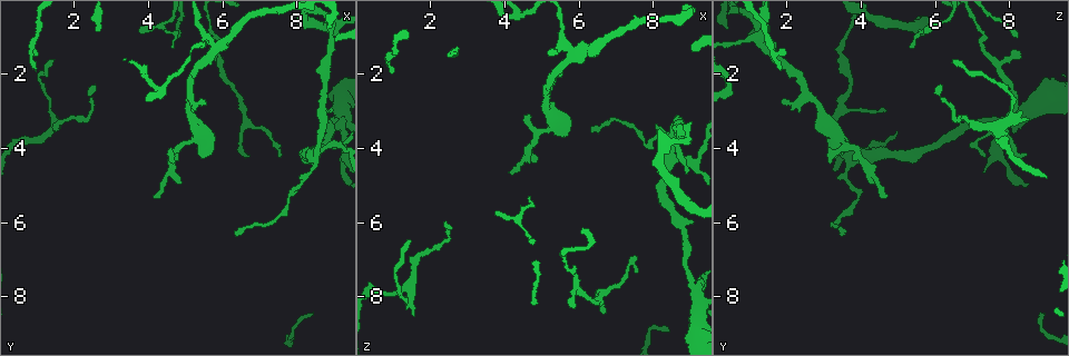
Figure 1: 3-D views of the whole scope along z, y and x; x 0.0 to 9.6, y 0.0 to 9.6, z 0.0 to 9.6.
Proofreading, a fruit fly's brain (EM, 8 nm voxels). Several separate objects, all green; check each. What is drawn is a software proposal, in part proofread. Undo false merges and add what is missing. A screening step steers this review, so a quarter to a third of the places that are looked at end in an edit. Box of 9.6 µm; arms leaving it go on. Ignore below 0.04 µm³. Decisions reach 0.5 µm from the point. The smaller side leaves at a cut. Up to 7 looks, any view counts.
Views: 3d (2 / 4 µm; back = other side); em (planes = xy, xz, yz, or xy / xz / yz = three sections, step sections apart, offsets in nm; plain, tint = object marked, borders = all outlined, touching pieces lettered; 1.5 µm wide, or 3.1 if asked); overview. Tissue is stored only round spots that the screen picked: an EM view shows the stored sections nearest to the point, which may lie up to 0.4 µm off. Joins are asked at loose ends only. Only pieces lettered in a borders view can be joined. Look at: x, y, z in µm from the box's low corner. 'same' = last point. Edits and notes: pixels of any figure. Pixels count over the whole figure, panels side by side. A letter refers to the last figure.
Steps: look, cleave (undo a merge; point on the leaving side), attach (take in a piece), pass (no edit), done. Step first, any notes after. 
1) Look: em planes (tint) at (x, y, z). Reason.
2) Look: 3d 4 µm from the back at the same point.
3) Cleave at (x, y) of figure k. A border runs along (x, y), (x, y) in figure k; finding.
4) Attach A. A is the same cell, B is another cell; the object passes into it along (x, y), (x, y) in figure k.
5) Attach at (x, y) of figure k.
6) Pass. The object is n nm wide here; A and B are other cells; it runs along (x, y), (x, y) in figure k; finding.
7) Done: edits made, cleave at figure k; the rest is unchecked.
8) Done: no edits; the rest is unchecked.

Look: em xz step 8 (borders) at (6.30, 6.20, 3.55). Branch stops here.

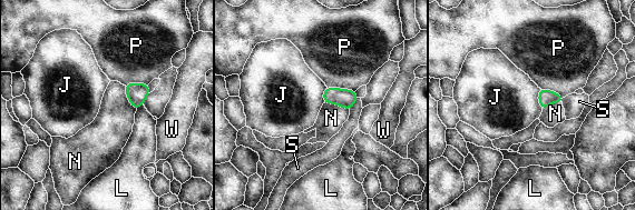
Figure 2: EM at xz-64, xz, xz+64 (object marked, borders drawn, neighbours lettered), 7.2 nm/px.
Look: em planes (borders) at the same point.

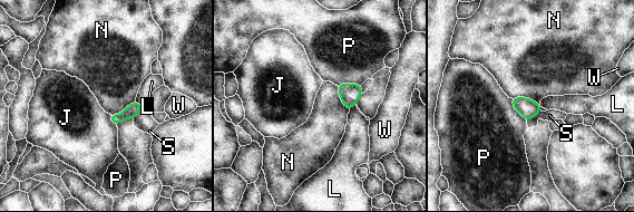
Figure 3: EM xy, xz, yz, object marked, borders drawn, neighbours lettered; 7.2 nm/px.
Pass. J, L, N, P, S and W are other cells; a border runs along (511, 97), (528, 97), (539, 105) in figure 3; none of them fits.

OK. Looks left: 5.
Look: 3d 4 µm at (5.45, 2.65, 1.80). Free end.

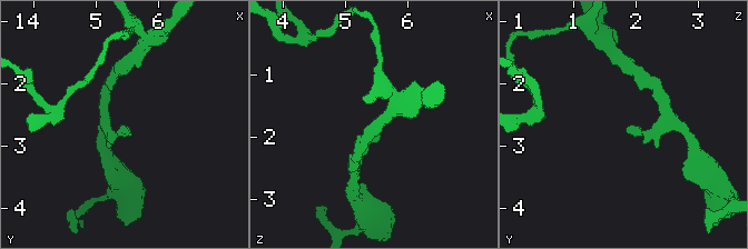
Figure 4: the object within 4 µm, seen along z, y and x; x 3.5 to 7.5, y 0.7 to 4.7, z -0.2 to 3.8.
Look: em 3.1 µm planes (plain) at (5.35, 2.75, 1.85). Now the EM.

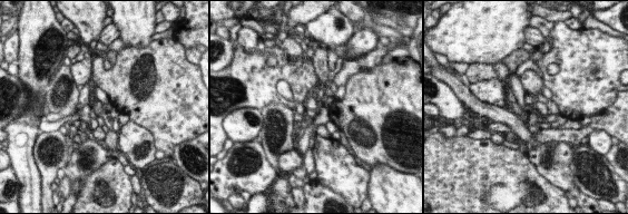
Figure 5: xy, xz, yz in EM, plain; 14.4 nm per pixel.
Look: em 3.1 µm planes (borders) at the same point.

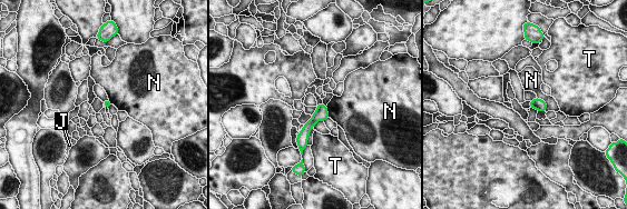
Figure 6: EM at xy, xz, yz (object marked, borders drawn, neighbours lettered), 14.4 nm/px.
Pass. The object is 100 nm wide here; J, N and T are other cells; it runs along (322, 107), (321, 112), (302, 132) in figure 6; no lettered piece goes on from it.

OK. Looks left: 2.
Look: em xz step 4 (plain) at (7.45, 4.20, 7.30). Branch stops here.

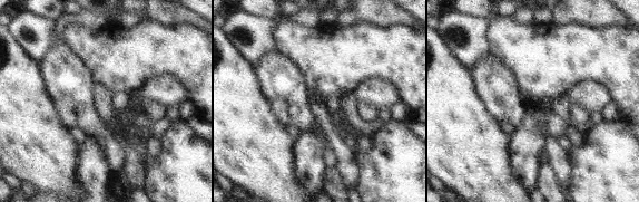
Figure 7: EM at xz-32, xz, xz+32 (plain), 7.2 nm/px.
Look: em xz step 4 (borders) at the same point. See the neighbours.

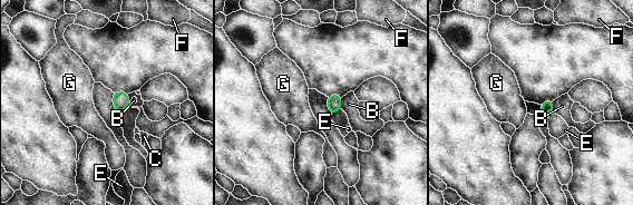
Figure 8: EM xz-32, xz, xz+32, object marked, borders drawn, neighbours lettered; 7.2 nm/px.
Pass. The longest contact is with C, 90 nm; B, C, E, F and G are other cells; a border runs along (127, 94), (129, 105) in figure 8; none of them fits.

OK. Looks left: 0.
Done: no edits; the rest is unchecked.

